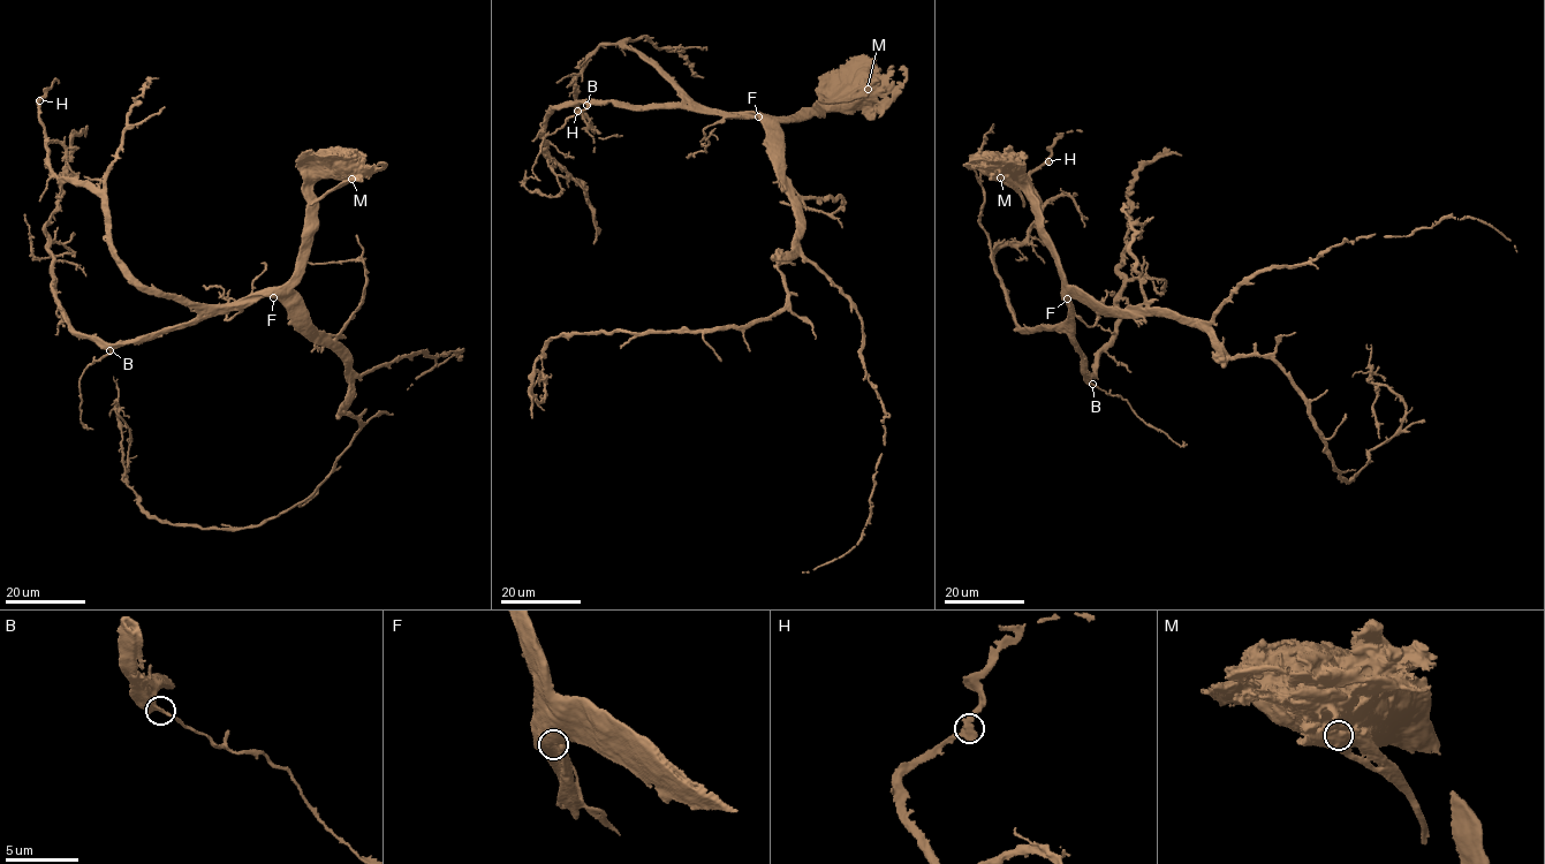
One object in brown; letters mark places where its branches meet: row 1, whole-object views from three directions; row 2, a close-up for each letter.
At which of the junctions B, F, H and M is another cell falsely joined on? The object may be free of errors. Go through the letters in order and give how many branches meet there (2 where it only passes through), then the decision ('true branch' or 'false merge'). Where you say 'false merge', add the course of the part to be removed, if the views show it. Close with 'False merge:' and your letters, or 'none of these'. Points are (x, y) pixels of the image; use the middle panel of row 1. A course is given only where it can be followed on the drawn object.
B: 2 | true branch
F: 1 | true branch
H: 2 | true branch
M: 1 | false merge | (868, 89), (833, 100), (819, 100)
False merge: M

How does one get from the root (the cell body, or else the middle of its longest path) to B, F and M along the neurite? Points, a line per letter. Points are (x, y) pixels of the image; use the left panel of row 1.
B: (322, 159), (308, 183), (302, 247), (294, 274), (287, 281), (241, 297), (191, 323), (114, 345), (110, 350)
F: (322, 159), (307, 186), (304, 233), (295, 272), (273, 297)
M: (322, 159), (320, 164), (339, 176), (351, 179)

